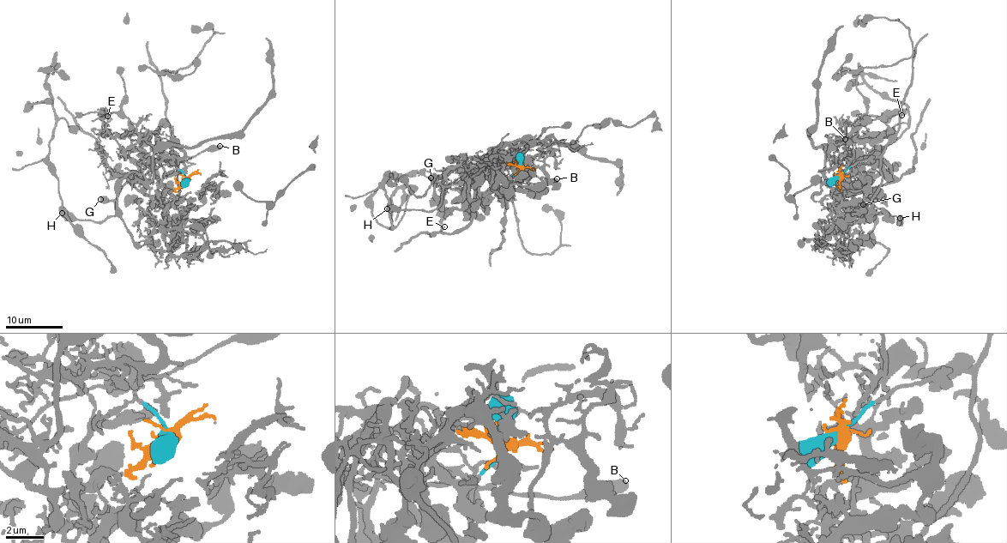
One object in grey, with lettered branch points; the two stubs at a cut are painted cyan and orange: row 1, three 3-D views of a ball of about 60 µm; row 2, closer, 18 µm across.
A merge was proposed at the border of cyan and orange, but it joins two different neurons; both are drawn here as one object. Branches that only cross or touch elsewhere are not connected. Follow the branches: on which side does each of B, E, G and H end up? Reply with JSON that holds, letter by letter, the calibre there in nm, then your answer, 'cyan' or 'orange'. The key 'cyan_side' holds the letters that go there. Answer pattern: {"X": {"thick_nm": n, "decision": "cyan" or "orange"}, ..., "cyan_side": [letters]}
{"B": {"thick_nm": 500, "decision": "cyan"}, "E": {"thick_nm": 150, "decision": "orange"}, "G": {"thick_nm": 650, "decision": "cyan"}, "H": {"thick_nm": 700, "decision": "cyan"}, "cyan_side": ["B", "G", "H"]}

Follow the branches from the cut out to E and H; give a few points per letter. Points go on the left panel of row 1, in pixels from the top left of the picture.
E: (186, 179), (159, 193), (159, 161), (138, 155), (138, 140), (109, 134), (104, 111), (108, 116)
H: (186, 179), (175, 164), (162, 164), (129, 177), (116, 200), (117, 212), (106, 219), (69, 220), (62, 212)

